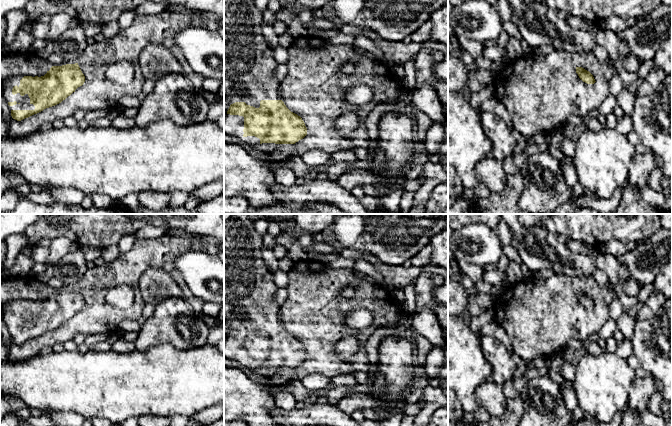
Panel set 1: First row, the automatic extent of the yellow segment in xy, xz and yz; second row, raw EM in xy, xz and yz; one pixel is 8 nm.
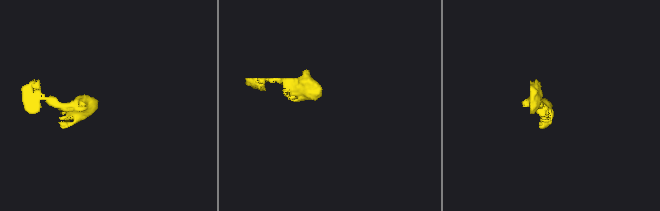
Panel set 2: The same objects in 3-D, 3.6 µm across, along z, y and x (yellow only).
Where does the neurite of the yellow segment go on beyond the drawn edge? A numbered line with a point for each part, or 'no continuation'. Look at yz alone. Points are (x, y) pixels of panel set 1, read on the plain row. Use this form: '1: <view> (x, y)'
no continuation

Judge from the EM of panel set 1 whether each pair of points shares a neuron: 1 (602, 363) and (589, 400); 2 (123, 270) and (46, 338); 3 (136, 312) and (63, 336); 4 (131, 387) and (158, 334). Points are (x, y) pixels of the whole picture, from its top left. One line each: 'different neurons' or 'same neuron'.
1: same neuron
2: same neuron
3: same neuron
4: different neurons

